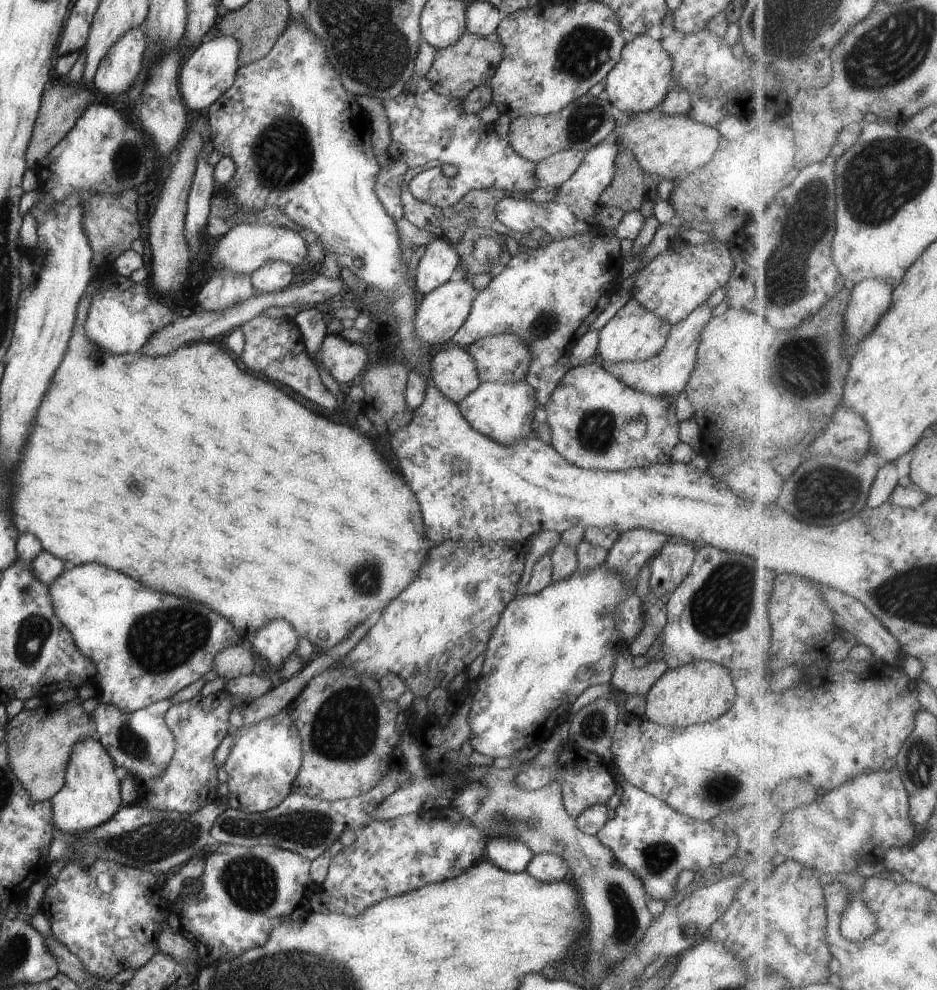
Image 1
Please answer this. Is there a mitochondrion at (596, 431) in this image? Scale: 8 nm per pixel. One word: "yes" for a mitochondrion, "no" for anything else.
yes

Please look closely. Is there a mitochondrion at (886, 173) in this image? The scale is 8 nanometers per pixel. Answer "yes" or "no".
yes

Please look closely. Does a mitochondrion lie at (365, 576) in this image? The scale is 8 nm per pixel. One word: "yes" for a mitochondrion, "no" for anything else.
yes

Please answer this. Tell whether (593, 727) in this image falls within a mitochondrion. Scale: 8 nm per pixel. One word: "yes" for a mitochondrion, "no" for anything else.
yes

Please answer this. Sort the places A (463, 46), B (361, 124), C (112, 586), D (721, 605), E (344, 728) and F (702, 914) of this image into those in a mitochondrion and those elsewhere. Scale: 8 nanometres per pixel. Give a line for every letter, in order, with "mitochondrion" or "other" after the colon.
A: other
B: other
C: other
D: mitochondrion
E: mitochondrion
F: other

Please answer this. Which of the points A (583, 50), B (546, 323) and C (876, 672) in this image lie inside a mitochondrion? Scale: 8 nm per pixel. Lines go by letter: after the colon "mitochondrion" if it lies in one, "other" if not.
A: mitochondrion
B: mitochondrion
C: other

